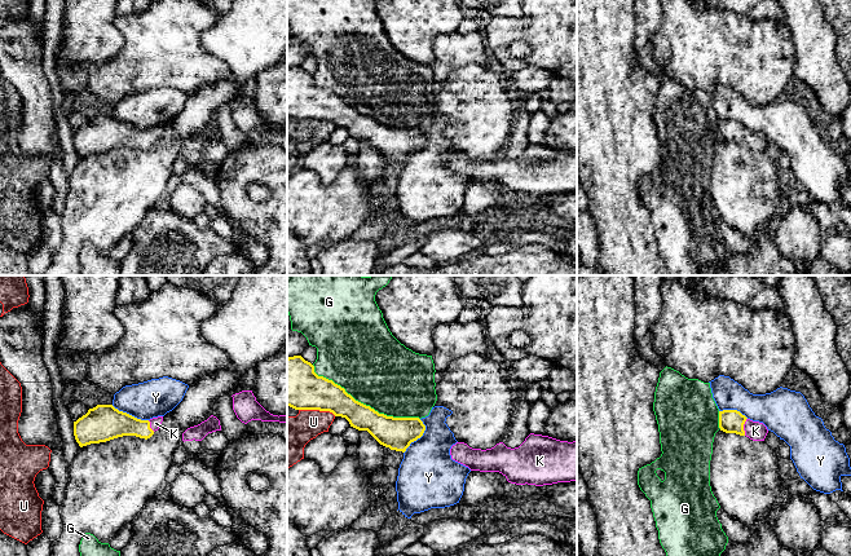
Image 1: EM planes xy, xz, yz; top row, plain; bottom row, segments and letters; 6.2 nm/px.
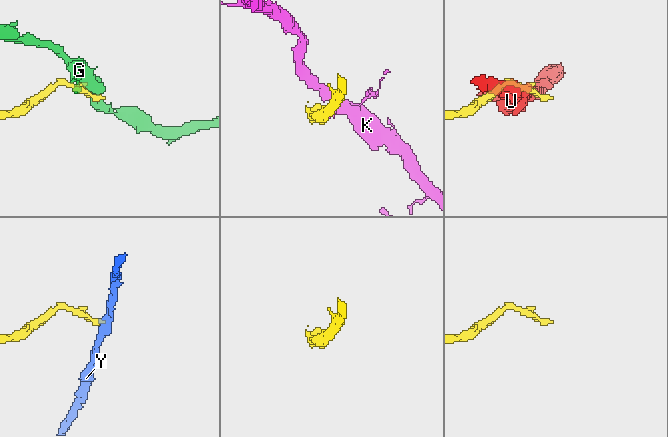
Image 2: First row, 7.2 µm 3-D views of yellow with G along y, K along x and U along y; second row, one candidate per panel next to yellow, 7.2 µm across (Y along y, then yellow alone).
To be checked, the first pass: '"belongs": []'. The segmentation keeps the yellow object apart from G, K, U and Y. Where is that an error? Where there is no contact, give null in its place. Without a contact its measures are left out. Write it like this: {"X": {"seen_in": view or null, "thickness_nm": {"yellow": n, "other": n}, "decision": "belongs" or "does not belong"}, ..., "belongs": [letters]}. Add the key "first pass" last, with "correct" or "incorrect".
{"G": {"seen_in": "xz", "thickness_nm": {"yellow": 200, "other": 460}, "decision": "does not belong"}, "K": {"seen_in": "yz", "thickness_nm": {"yellow": 140, "other": 120}, "decision": "belongs"}, "U": {"seen_in": "xz", "thickness_nm": {"yellow": 300, "other": 260}, "decision": "does not belong"}, "Y": {"seen_in": "xz", "thickness_nm": {"yellow": 200, "other": 360}, "decision": "does not belong"}, "belongs": ["K"], "first pass": "incorrect"}

